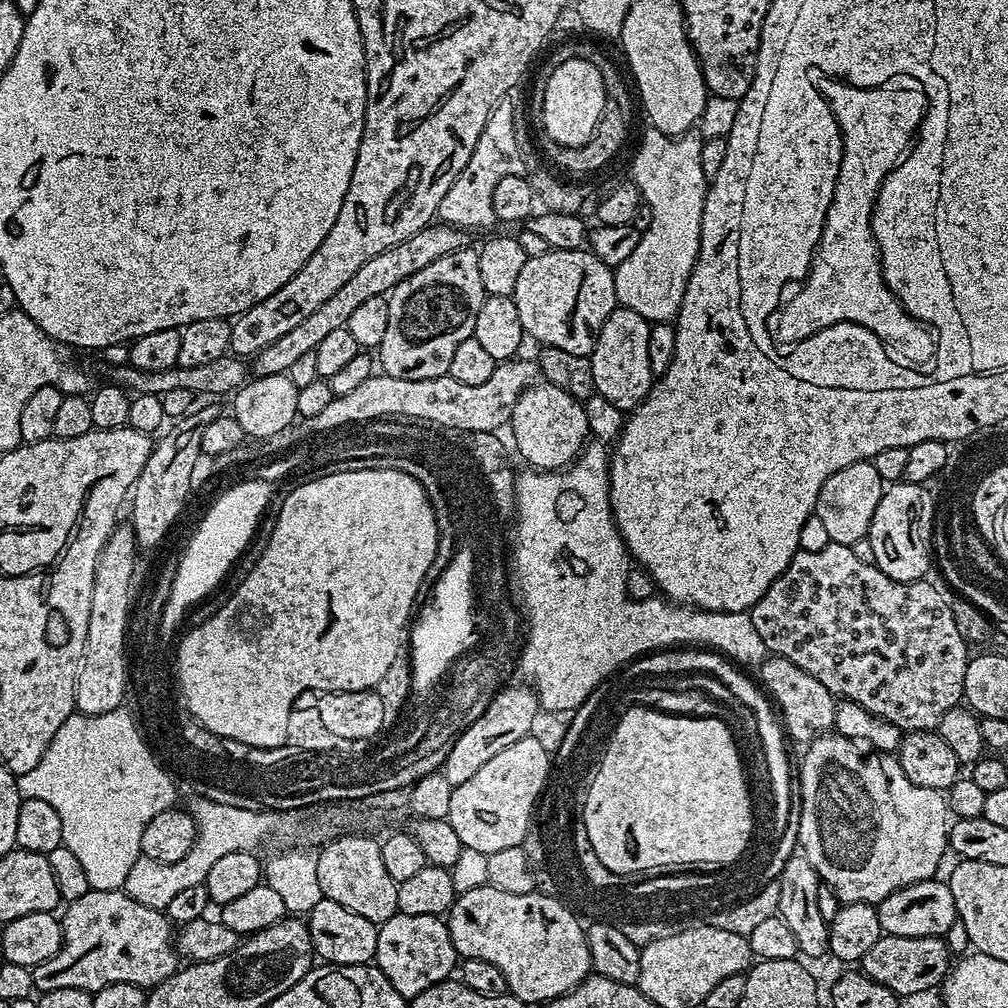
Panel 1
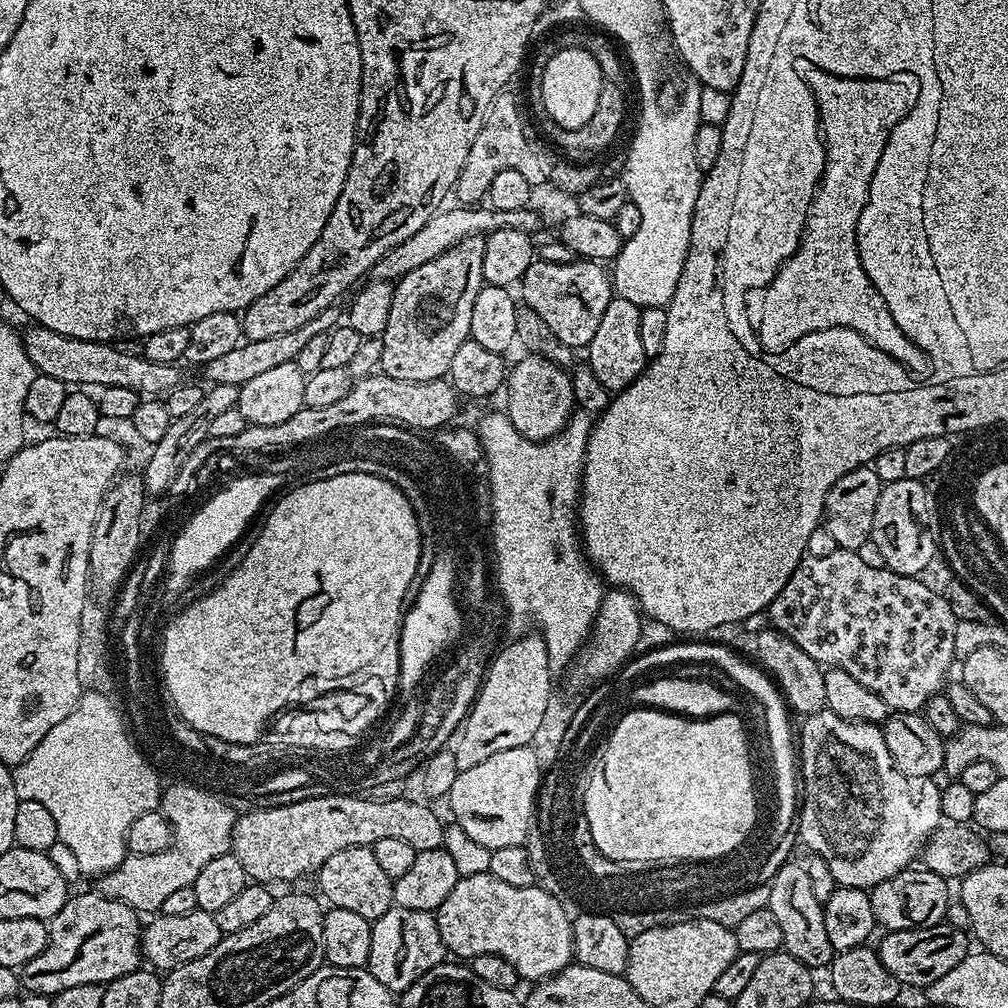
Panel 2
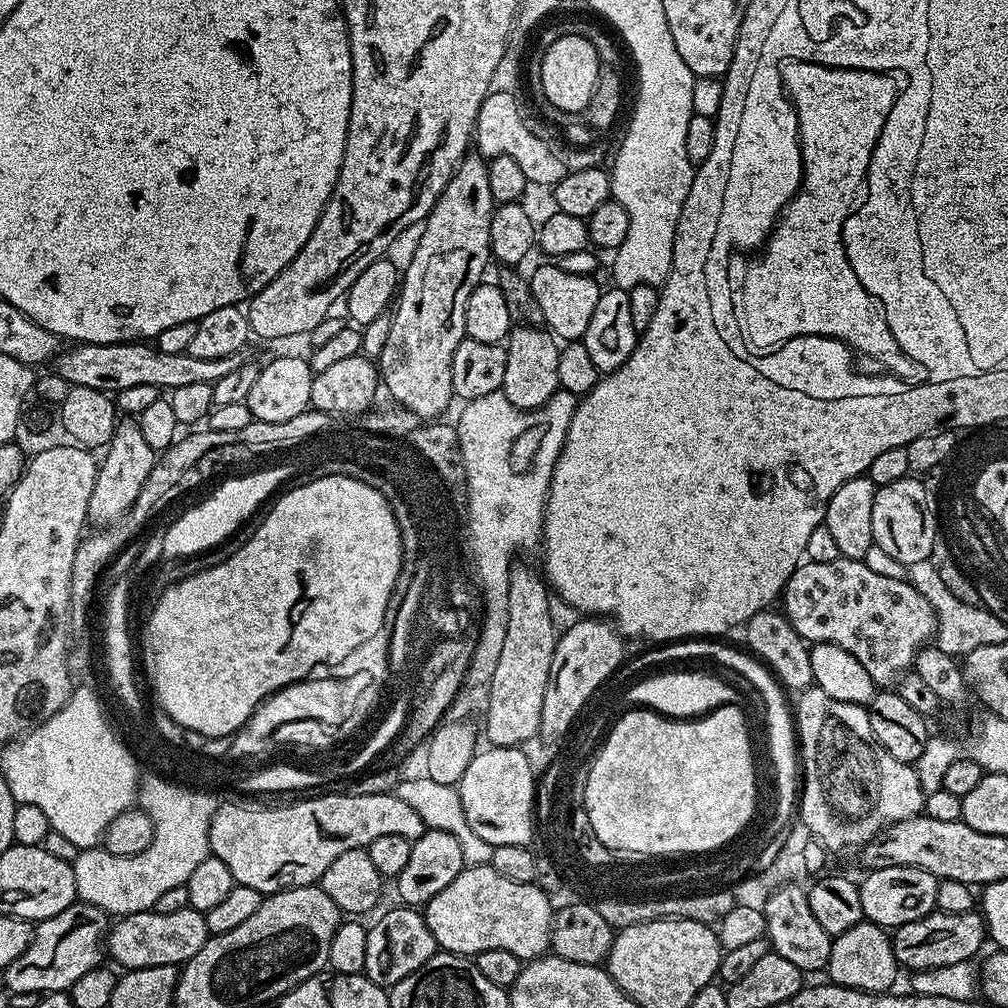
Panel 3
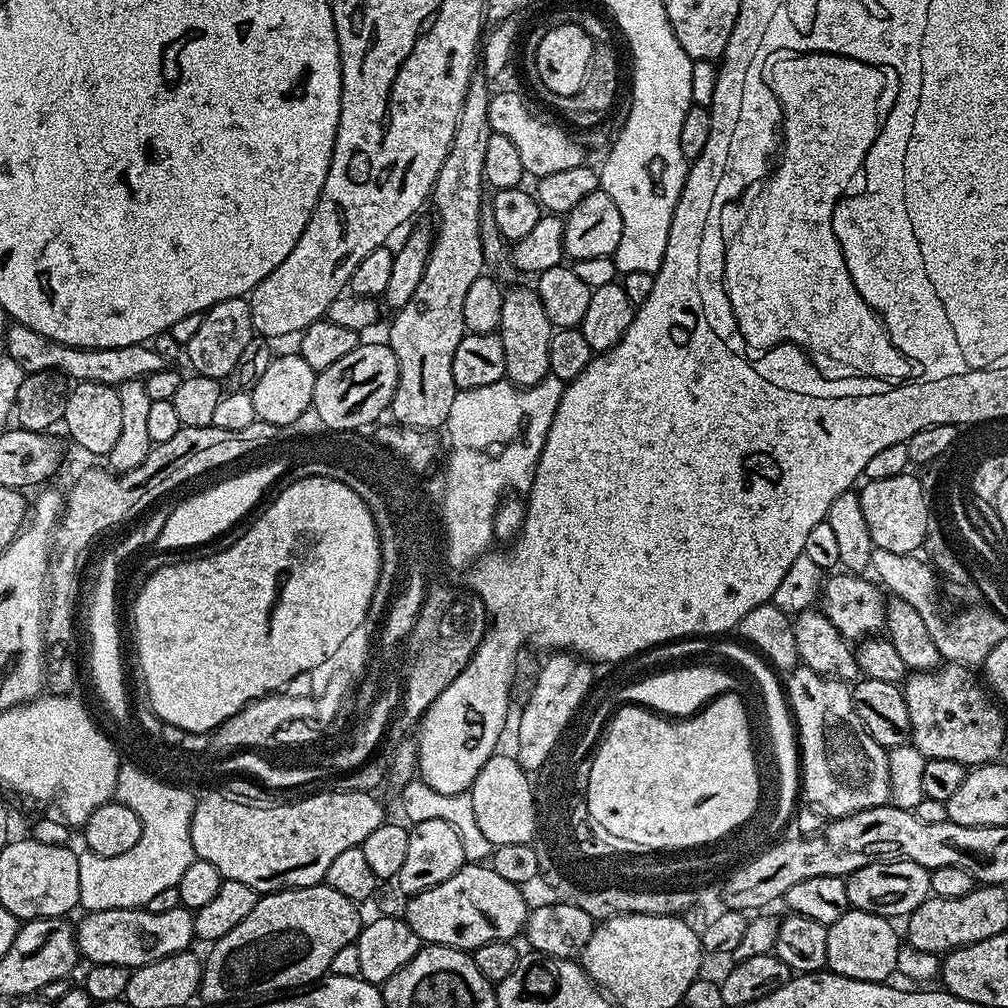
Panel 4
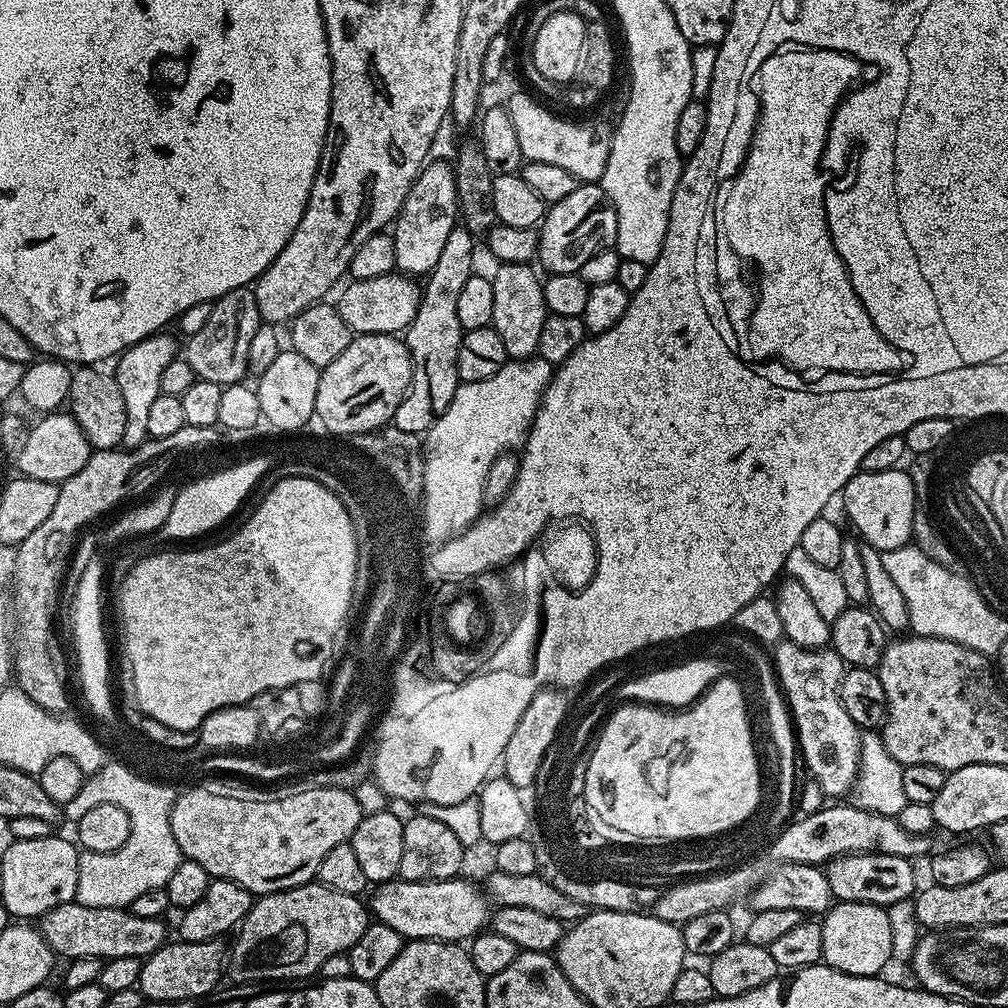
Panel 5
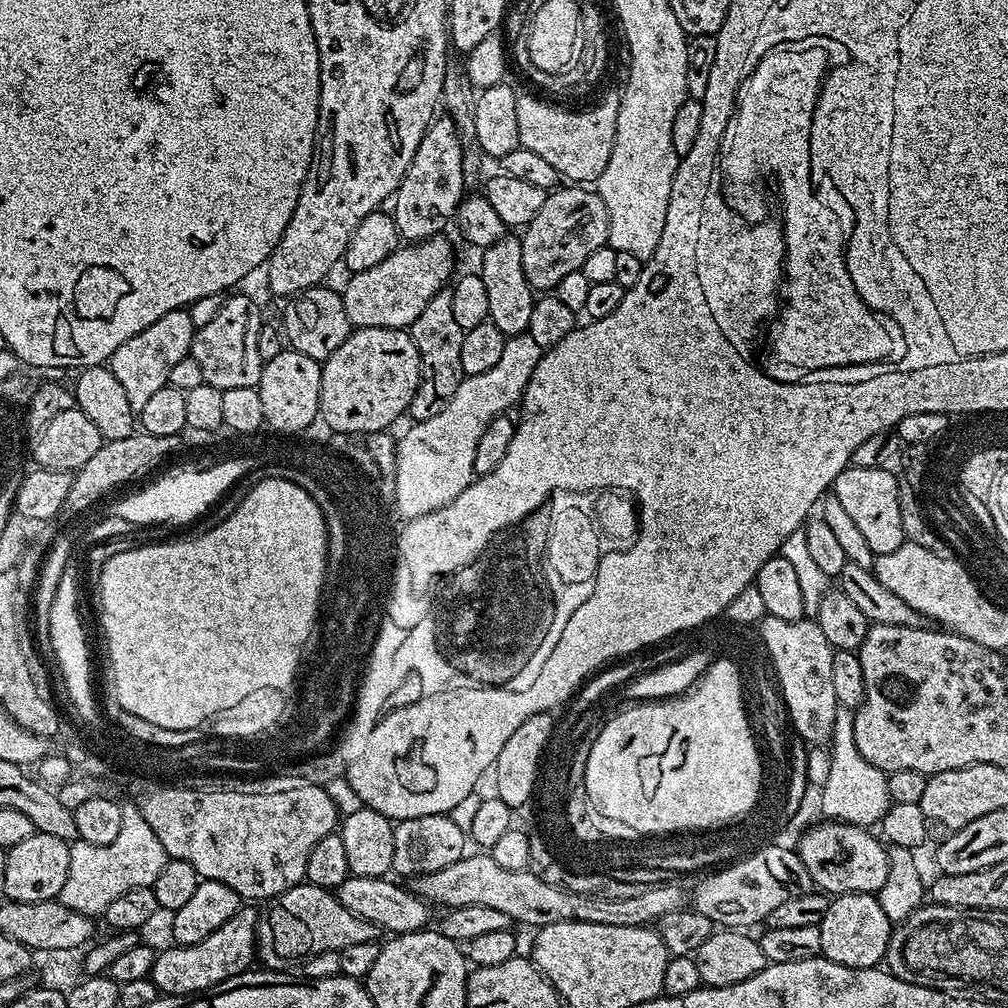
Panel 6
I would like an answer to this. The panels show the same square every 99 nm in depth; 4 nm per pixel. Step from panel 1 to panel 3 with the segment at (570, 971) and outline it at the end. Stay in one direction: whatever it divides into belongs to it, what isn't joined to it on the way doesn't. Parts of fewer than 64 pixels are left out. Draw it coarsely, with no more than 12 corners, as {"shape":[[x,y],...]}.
{"shape":[[491,863],[465,866],[423,905],[437,949],[510,950],[552,942],[539,883]]}

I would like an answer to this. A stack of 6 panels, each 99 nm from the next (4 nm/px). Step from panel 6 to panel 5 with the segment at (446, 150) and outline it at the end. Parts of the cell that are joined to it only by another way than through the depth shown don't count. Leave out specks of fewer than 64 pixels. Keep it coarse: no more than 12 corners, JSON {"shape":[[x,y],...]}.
{"shape":[[425,163],[390,232],[395,271],[427,277],[458,227],[453,165]]}

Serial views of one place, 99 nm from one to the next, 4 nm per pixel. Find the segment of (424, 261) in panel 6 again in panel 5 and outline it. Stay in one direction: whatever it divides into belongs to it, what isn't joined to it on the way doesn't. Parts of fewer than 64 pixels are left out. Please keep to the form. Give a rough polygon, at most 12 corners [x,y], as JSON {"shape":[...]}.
{"shape":[[395,270],[345,283],[338,307],[356,334],[403,333],[421,285]]}

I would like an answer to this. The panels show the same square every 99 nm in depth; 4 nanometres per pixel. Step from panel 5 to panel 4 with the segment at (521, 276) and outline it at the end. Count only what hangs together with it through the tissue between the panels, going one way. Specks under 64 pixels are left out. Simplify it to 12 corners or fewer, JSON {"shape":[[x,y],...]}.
{"shape":[[535,287],[504,293],[498,335],[505,377],[550,375],[554,329]]}

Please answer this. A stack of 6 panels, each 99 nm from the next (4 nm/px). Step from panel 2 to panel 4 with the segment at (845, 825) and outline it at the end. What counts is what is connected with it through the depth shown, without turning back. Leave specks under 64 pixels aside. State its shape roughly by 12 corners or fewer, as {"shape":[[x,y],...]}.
{"shape":[[797,666],[802,796],[828,818],[889,803],[888,752],[852,688]]}

